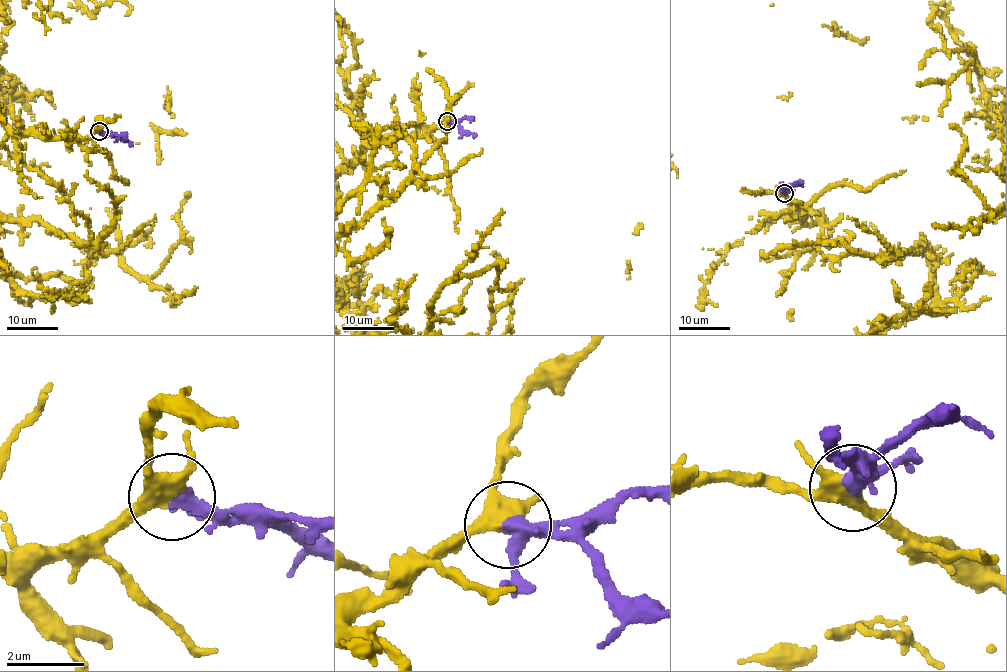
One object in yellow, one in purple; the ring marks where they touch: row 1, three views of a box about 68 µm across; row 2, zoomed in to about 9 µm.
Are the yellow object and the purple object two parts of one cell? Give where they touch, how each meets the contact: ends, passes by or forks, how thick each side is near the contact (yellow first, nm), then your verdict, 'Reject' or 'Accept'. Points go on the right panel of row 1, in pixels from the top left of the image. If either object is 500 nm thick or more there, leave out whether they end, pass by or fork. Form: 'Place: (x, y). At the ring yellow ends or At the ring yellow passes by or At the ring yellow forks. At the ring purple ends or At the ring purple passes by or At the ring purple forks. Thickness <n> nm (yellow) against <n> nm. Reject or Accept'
Place: (784, 193). At the ring yellow forks. At the ring purple passes by. Thickness 360 nm (yellow) against 340 nm. Accept

